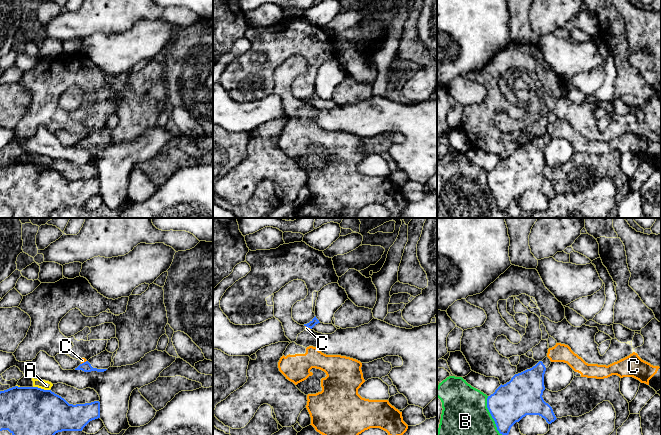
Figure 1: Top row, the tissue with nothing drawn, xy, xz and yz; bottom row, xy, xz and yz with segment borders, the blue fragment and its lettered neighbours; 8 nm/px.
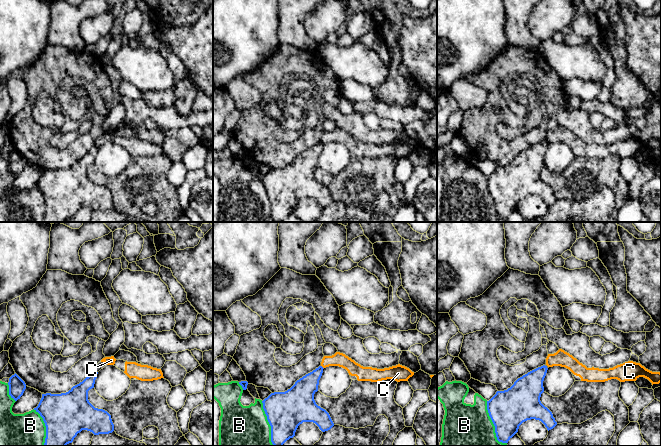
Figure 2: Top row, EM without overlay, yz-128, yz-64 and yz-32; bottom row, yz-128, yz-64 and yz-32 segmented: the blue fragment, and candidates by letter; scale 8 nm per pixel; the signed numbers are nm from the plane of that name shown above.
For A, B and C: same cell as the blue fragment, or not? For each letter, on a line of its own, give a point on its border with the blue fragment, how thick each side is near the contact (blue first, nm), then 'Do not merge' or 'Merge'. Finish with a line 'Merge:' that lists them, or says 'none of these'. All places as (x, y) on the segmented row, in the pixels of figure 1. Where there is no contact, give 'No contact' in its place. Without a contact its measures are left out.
A: Touches blue at xy (40, 388). Thickness 380 nm (blue) against 80 nm. Do not merge
B: Touches blue at yz (491, 415). Thickness 300 nm (blue) against 360 nm. Do not merge
C: Touches blue at xy (84, 362). Thickness 80 nm (blue) against 40 nm. Do not merge
Merge: none of these

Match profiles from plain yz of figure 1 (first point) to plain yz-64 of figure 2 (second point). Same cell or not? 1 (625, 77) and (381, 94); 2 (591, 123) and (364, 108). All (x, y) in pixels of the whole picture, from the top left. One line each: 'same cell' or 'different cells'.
1: same cell
2: different cells

